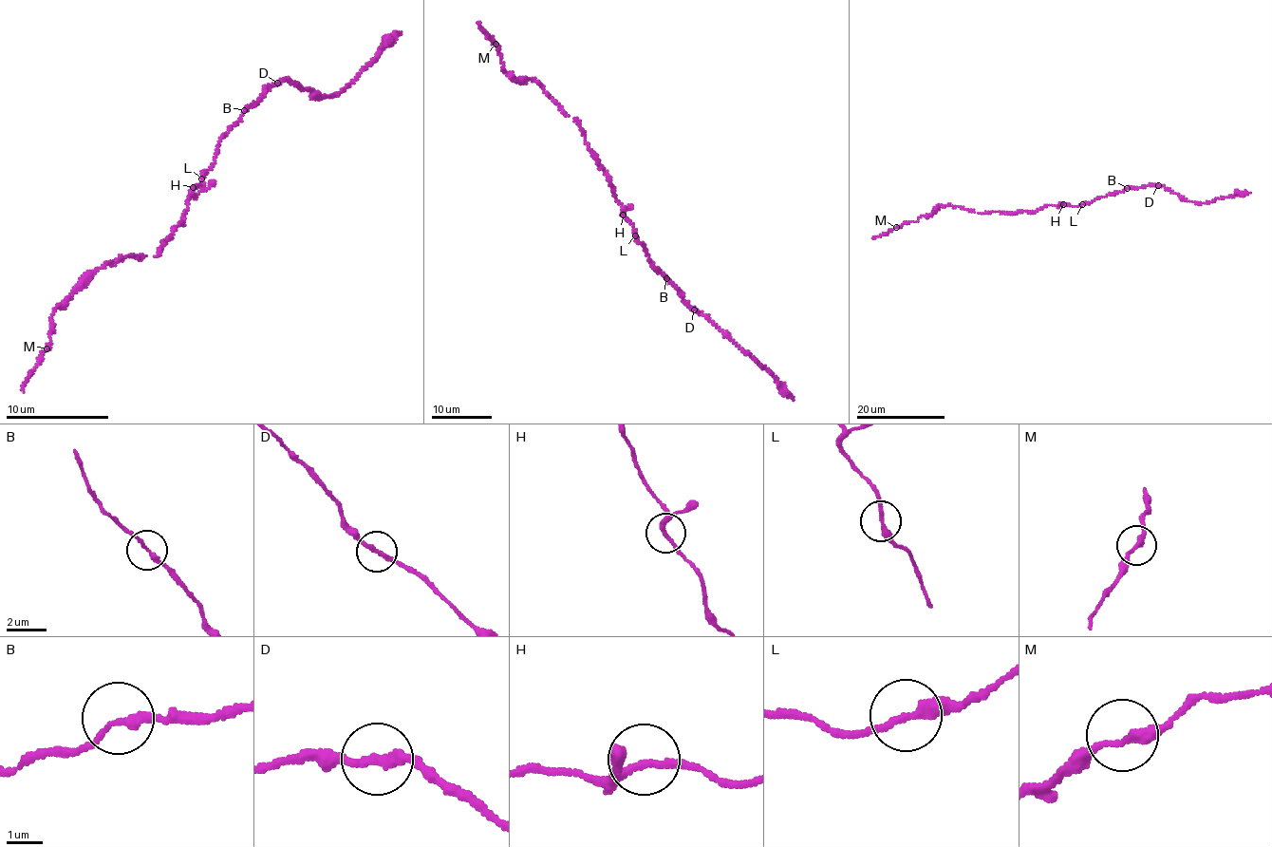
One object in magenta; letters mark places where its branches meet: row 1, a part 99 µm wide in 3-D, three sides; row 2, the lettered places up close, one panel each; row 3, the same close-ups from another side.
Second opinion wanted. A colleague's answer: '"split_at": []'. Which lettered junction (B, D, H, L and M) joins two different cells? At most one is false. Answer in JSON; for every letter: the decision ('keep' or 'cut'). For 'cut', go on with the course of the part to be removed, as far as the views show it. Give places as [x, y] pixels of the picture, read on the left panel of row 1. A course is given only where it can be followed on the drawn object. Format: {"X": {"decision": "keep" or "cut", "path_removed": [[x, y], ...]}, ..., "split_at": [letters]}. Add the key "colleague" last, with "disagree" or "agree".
{"B": {"decision": "keep"}, "D": {"decision": "keep"}, "H": {"decision": "keep"}, "L": {"decision": "keep"}, "M": {"decision": "keep"}, "split_at": [], "colleague": "agree"}

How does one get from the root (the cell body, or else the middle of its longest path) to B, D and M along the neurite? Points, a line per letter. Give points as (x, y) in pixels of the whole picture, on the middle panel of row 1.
B: (623, 209), (649, 261), (666, 278)
D: (623, 209), (649, 261), (693, 309)
M: (623, 209), (581, 124), (533, 79), (519, 82), (513, 78), (503, 68), (495, 44)

